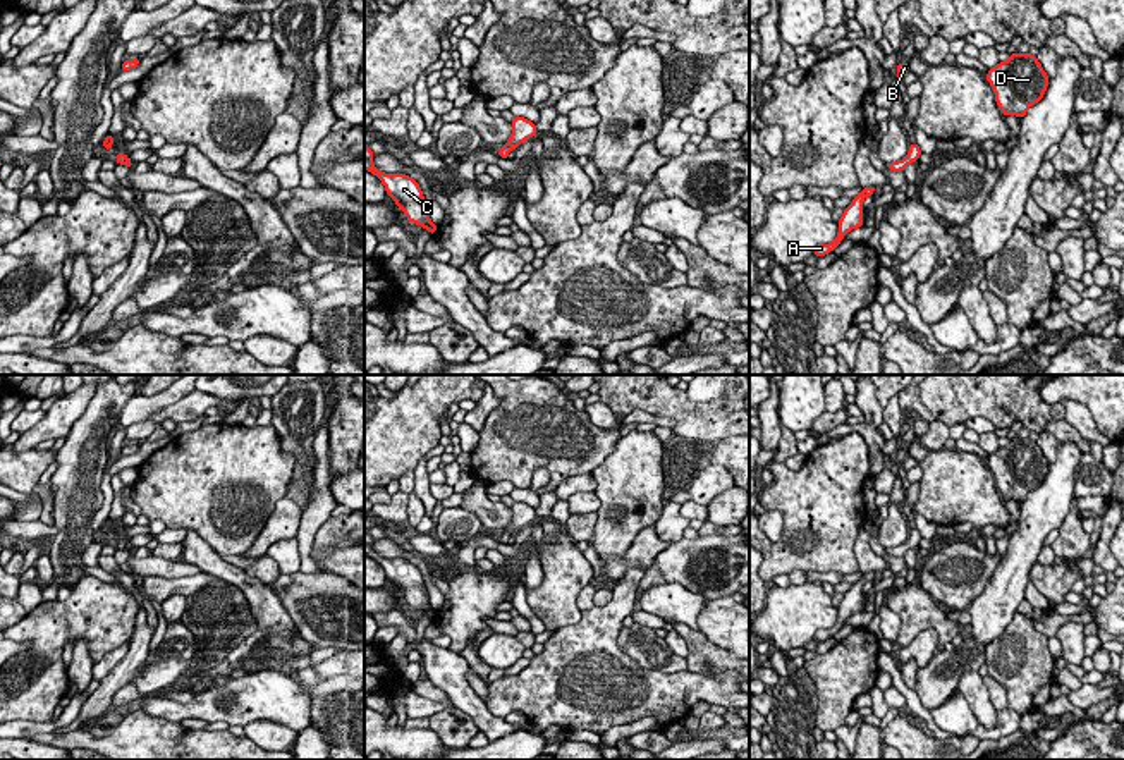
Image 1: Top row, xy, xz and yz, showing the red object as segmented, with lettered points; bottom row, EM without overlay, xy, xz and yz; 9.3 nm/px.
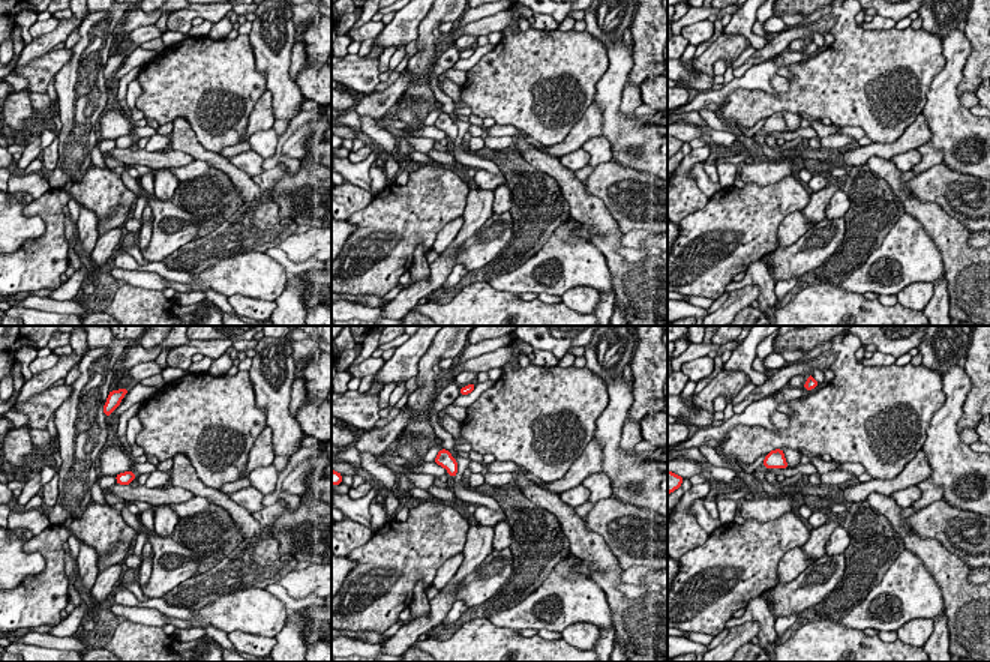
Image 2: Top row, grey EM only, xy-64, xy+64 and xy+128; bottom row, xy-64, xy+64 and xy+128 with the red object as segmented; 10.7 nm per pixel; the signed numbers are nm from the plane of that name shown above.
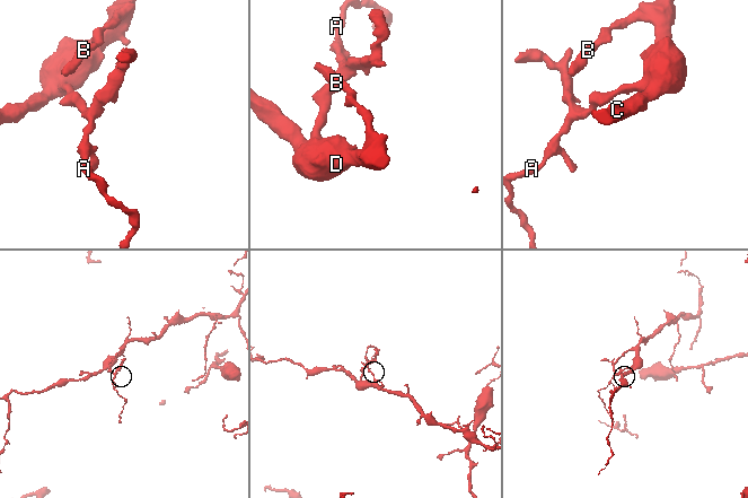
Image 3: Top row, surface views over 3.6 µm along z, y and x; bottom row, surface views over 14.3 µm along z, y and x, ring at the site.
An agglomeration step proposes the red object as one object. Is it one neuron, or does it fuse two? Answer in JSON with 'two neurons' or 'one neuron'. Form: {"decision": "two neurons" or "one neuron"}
{"decision": "one neuron"}

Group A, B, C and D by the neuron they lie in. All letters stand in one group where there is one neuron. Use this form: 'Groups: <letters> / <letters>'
Groups: A B C D

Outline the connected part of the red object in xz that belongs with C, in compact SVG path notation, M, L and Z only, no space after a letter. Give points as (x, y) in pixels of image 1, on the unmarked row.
M364 528L364 555L370 555L383 567L387 579L406 598L409 607L421 610L433 621L437 616L437 609L430 605L428 590L419 569L406 559L380 557L373 550L373 542L375 538Z

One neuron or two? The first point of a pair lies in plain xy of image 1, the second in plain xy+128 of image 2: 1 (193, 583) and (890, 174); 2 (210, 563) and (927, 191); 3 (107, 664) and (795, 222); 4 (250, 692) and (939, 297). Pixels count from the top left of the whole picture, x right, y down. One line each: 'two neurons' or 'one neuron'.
1: two neurons
2: two neurons
3: one neuron
4: two neurons

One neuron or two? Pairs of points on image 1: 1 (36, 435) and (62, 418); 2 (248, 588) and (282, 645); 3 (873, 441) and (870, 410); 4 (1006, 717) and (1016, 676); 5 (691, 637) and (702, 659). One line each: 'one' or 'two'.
1: one
2: two
3: one
4: two
5: one

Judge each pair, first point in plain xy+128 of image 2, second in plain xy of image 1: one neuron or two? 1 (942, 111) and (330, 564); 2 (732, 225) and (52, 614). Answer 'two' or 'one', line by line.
1: one
2: one

